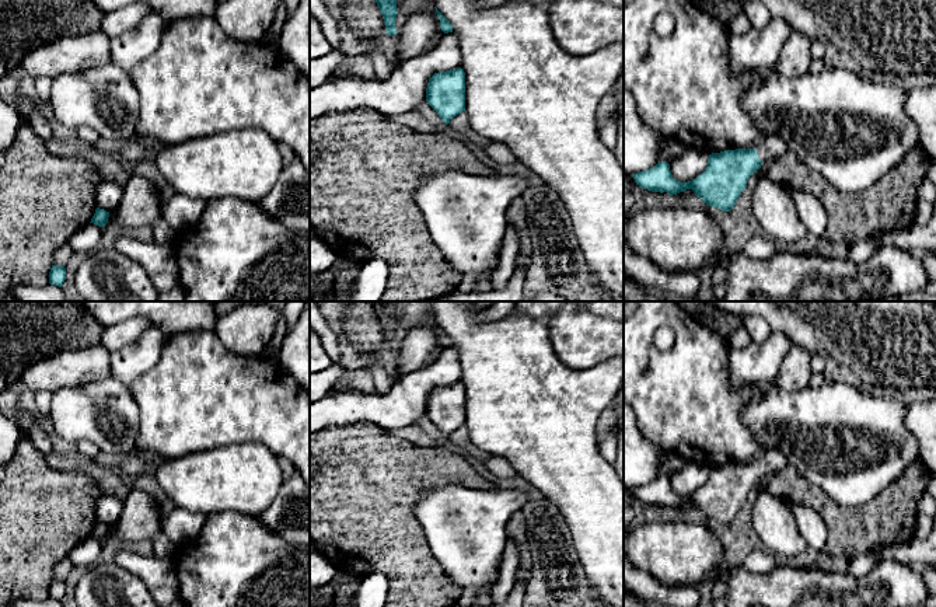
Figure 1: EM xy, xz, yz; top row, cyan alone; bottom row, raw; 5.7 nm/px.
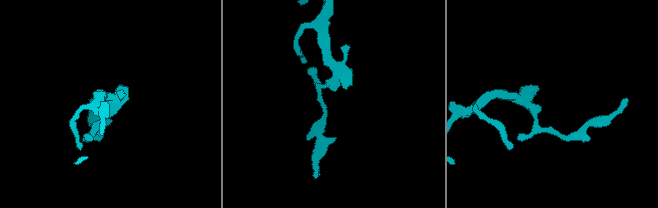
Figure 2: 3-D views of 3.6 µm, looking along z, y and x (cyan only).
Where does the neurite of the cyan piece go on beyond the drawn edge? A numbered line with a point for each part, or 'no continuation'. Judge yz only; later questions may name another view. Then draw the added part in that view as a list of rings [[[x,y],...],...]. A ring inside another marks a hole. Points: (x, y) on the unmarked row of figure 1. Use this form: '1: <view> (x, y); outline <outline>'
1: yz (771, 461); outline [[[769,449],[762,453],[757,461],[757,468],[761,477],[773,475],[787,465],[786,457],[778,449]]]

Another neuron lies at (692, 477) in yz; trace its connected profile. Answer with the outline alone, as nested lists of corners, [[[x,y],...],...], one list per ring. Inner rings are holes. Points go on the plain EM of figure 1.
[[[688,463],[680,474],[670,478],[673,492],[681,496],[695,493],[708,481],[708,472],[708,465]]]

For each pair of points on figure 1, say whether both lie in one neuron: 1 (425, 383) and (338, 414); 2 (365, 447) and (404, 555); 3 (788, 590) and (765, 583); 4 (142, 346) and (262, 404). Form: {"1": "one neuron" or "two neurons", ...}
{"1": "one neuron", "2": "one neuron", "3": "one neuron", "4": "two neurons"}

